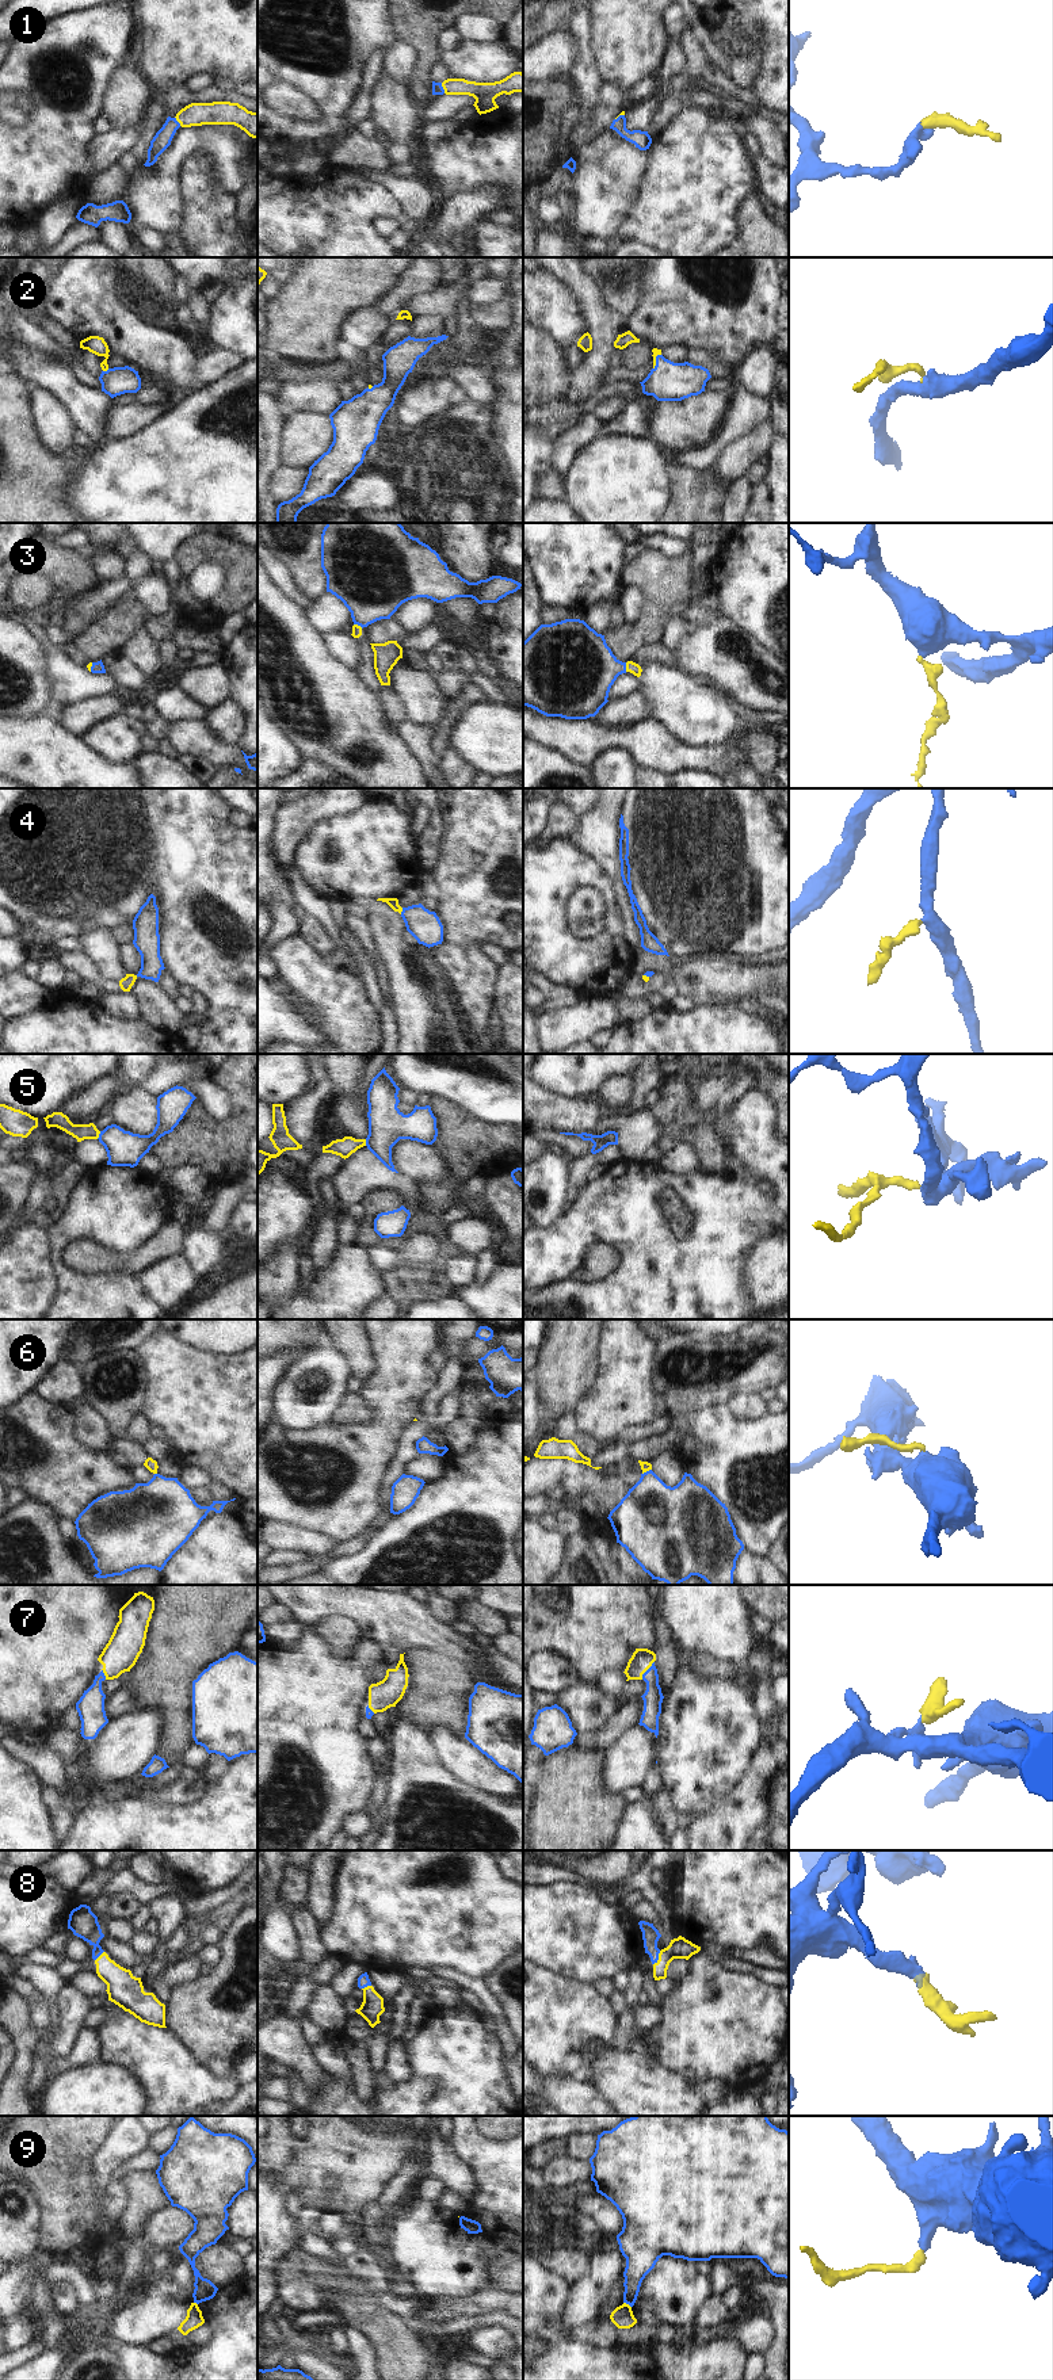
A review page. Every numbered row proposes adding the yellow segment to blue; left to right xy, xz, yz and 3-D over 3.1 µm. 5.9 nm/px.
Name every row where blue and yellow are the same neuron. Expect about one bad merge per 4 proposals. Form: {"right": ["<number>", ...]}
{"right": ["1", "2", "3", "4", "5", "6", "7", "8"]}

